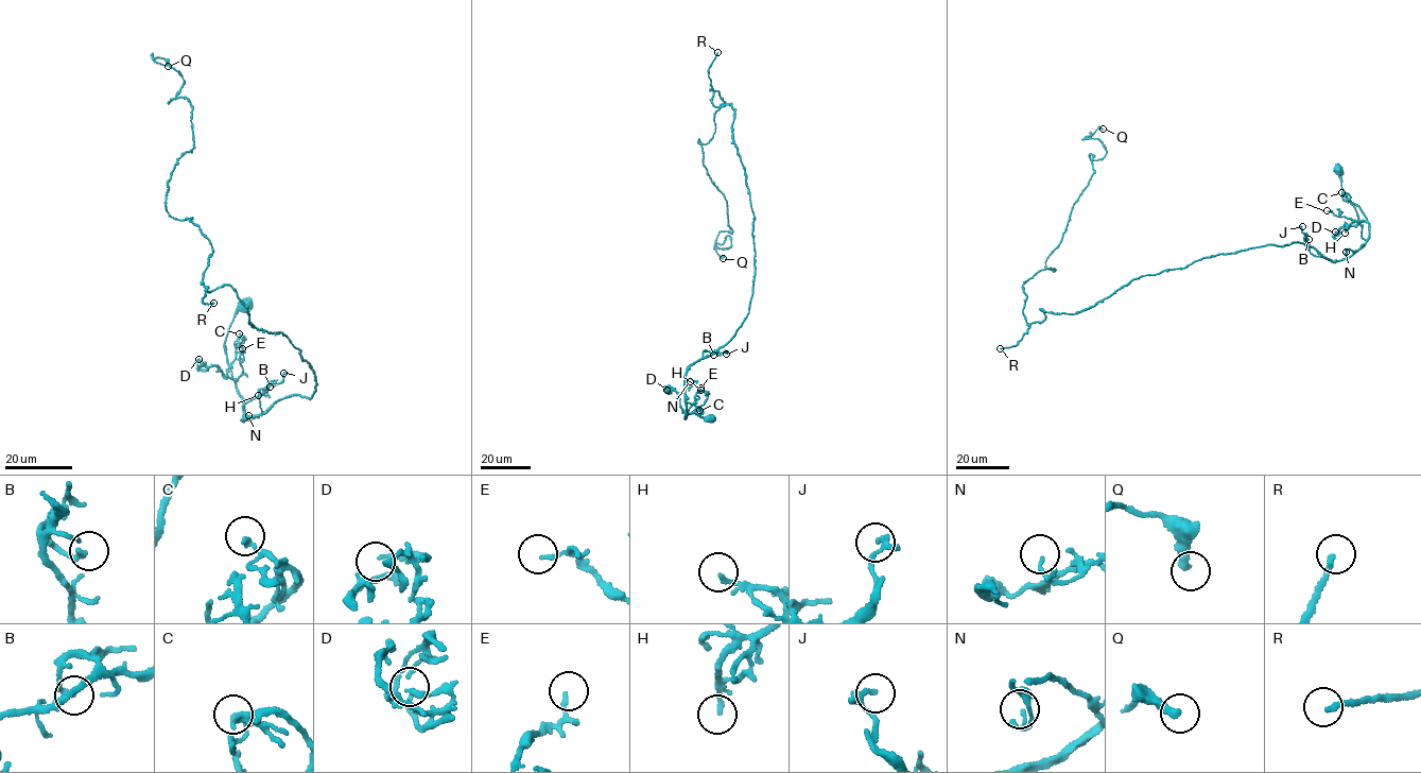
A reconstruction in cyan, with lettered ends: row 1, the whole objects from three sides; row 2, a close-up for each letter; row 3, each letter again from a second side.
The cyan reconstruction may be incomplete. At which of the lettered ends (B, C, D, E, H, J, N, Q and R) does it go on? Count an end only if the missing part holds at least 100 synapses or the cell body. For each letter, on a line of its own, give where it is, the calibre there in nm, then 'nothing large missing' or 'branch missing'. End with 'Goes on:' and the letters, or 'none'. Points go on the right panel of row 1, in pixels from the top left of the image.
B: (1309, 239) | 220 nm | nothing large missing
C: (1341, 192) | 110 nm | nothing large missing
D: (1335, 232) | 100 nm | nothing large missing
E: (1327, 210) | 150 nm | nothing large missing
H: (1345, 233) | 160 nm | nothing large missing
J: (1302, 226) | 150 nm | nothing large missing
N: (1346, 252) | 80 nm | nothing large missing
Q: (1103, 129) | 320 nm | nothing large missing
R: (1000, 348) | 240 nm | branch missing
Goes on: R

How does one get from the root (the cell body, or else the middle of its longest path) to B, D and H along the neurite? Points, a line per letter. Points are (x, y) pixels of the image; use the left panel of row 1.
B: (244, 306), (234, 318), (225, 344), (243, 401), (241, 421), (261, 412), (260, 391), (271, 381), (270, 387)
D: (244, 306), (234, 318), (225, 341), (227, 364), (235, 382), (219, 366), (207, 370), (198, 359)
H: (244, 306), (234, 318), (225, 341), (227, 364), (243, 411), (250, 399), (263, 390), (267, 392), (258, 395)

